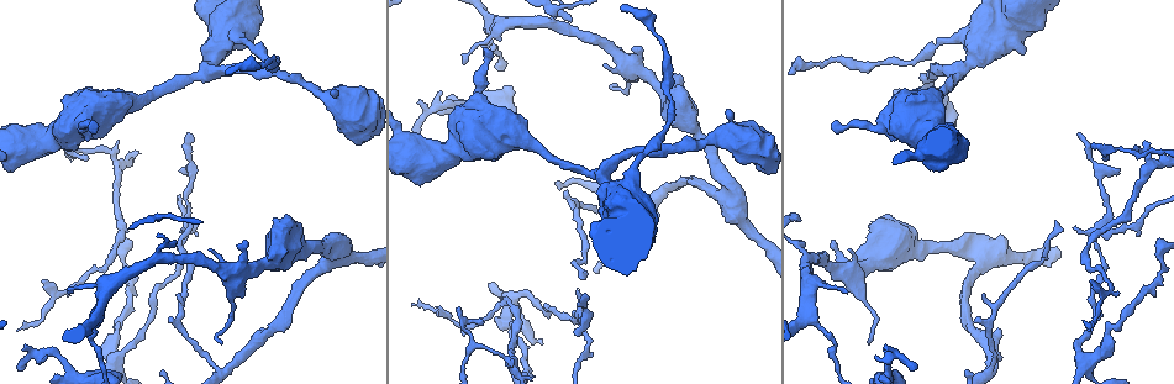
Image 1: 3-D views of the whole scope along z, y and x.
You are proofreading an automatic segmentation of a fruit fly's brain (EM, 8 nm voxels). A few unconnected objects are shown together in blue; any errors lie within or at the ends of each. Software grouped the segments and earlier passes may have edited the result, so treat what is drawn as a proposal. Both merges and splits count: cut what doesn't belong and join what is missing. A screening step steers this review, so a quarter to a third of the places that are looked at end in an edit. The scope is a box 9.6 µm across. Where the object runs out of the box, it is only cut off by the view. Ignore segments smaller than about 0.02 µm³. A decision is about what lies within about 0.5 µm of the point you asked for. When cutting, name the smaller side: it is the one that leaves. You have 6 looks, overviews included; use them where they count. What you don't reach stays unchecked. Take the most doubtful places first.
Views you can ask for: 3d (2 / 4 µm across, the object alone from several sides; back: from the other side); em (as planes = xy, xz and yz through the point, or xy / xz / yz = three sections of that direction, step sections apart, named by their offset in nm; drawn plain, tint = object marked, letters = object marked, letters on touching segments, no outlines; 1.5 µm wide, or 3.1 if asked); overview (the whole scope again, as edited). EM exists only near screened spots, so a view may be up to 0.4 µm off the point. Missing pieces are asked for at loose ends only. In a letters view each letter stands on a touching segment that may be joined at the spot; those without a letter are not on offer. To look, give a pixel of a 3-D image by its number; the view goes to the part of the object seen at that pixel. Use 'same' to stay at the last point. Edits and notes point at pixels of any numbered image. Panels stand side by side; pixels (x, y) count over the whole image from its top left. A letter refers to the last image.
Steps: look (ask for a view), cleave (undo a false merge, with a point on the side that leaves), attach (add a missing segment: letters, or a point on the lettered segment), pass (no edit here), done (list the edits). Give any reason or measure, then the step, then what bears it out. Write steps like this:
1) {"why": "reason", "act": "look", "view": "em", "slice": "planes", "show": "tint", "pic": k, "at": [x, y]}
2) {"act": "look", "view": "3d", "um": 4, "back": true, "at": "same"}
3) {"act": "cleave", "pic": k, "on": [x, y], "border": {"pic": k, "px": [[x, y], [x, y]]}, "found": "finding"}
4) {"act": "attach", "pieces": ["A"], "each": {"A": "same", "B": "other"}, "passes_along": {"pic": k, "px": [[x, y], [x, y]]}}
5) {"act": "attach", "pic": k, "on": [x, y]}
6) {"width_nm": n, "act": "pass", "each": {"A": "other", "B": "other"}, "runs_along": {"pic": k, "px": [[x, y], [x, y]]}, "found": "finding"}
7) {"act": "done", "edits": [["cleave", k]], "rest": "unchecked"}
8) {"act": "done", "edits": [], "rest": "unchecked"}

{"act": "look", "view": "em", "slice": "yz", "step": 4, "show": "tint", "pic": 1, "at": [1056, 220]}

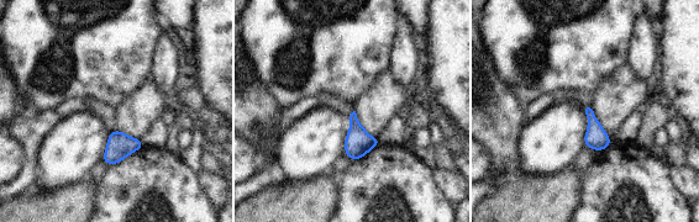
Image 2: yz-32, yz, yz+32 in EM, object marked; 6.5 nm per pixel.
{"why": "cut it another way", "act": "look", "view": "em", "slice": "planes", "show": "letters", "at": "same"}

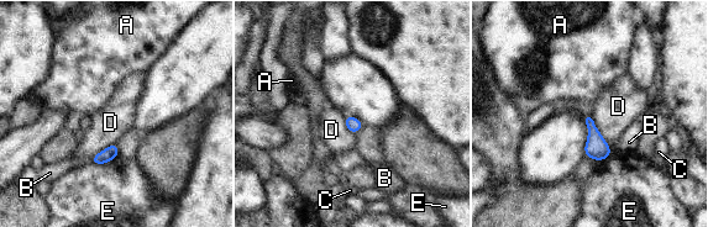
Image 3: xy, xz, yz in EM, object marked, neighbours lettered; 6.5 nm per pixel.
{"width_nm": 100, "longest_contact_nm": ["D", 220], "act": "pass", "each": {"A": "other", "B": "other", "C": "other", "D": "other", "E": "other"}, "found": "no lettered segment goes on from it"}

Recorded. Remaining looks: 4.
{"act": "look", "view": "em", "slice": "planes", "show": "letters", "pic": 1, "at": [1089, 282]}

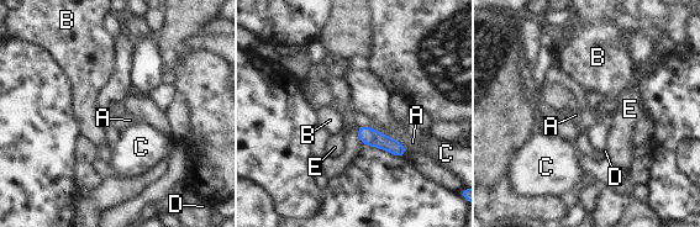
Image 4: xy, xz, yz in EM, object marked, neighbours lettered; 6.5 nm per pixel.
{"longest_contact_nm": ["A", 380], "act": "pass", "each": {"A": "other", "B": "other", "C": "other", "D": "other", "E": "other"}, "runs_along": {"pic": 4, "px": [[359, 130], [403, 152]]}, "found": "no lettered segment goes on from it"}

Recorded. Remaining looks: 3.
{"why": "an open end", "act": "look", "view": "em", "slice": "xy", "step": 8, "show": "tint", "pic": 1, "at": [94, 121]}

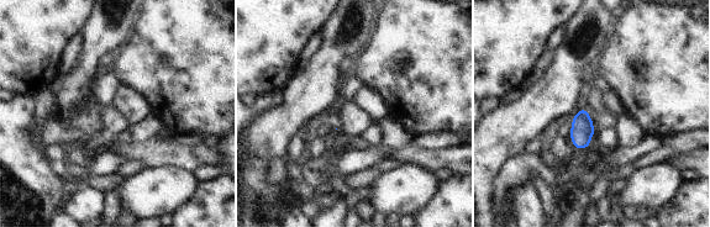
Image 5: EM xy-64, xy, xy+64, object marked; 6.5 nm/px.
{"why": "cut it another way", "act": "look", "view": "em", "slice": "planes", "show": "letters", "at": "same"}

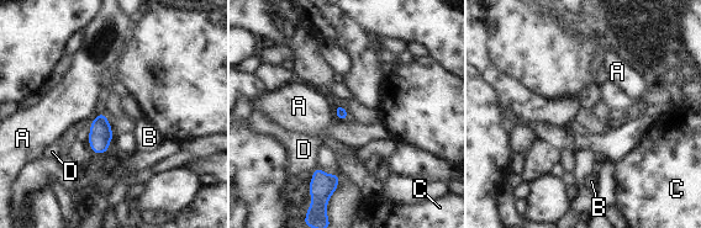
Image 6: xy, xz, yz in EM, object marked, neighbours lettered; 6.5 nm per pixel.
{"act": "pass", "each": {"A": "other", "B": "other", "C": "other", "D": "other"}, "border": {"pic": 6, "px": [[336, 104], [335, 112], [338, 120]]}, "found": "none of them fits"}

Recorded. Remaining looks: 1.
{"act": "done", "edits": [], "rest": "unchecked"}

